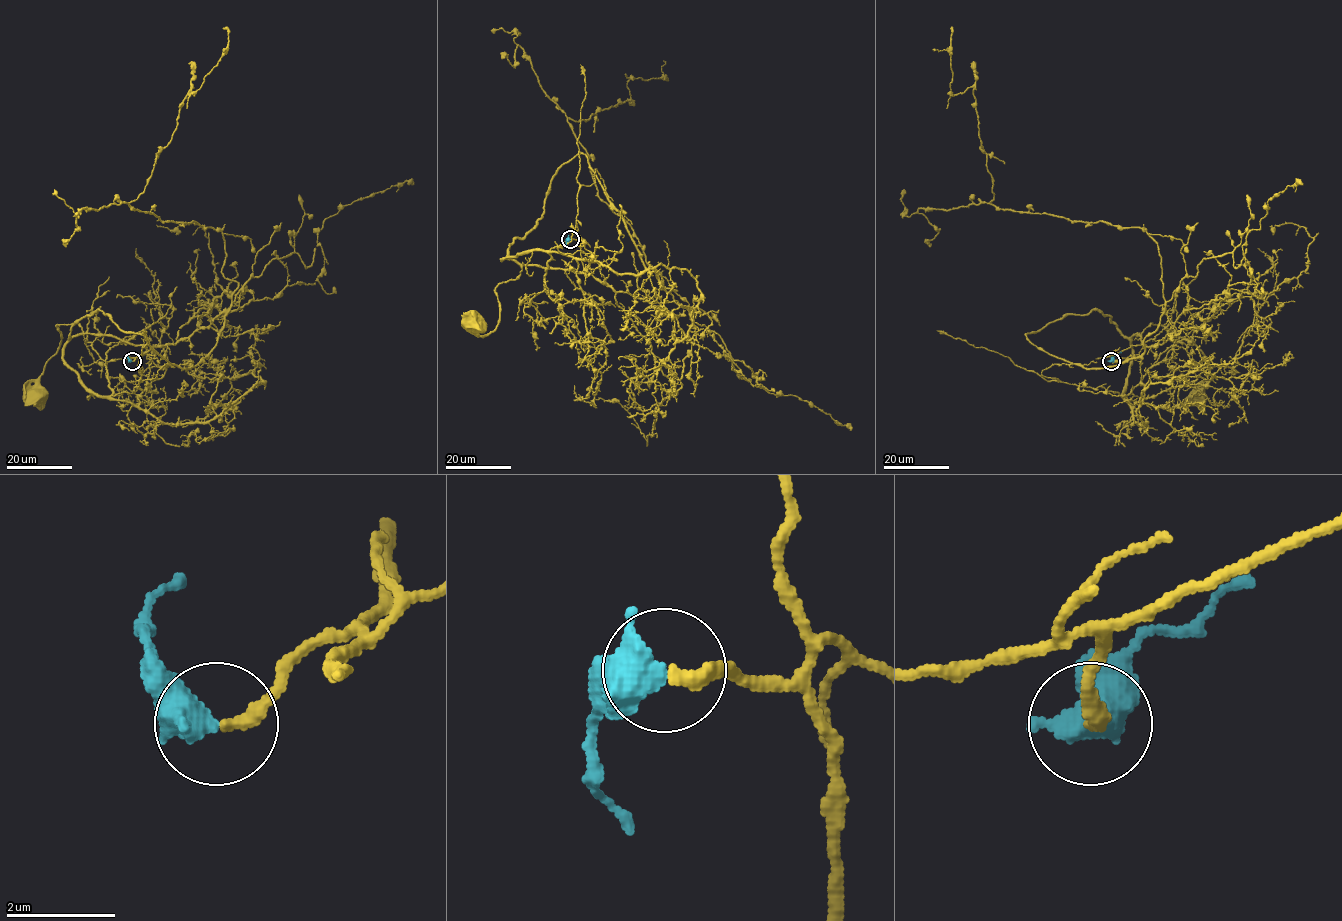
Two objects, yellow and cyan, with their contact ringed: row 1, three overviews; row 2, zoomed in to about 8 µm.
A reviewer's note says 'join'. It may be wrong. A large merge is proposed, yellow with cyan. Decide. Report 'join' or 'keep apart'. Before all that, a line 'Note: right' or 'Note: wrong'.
Note: right
join

